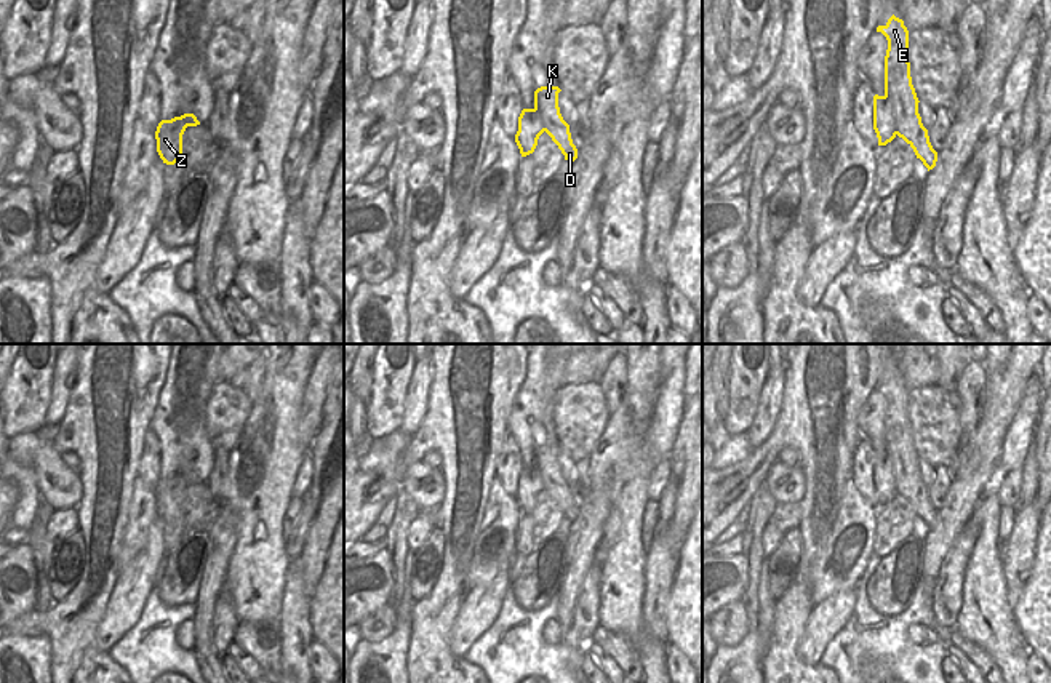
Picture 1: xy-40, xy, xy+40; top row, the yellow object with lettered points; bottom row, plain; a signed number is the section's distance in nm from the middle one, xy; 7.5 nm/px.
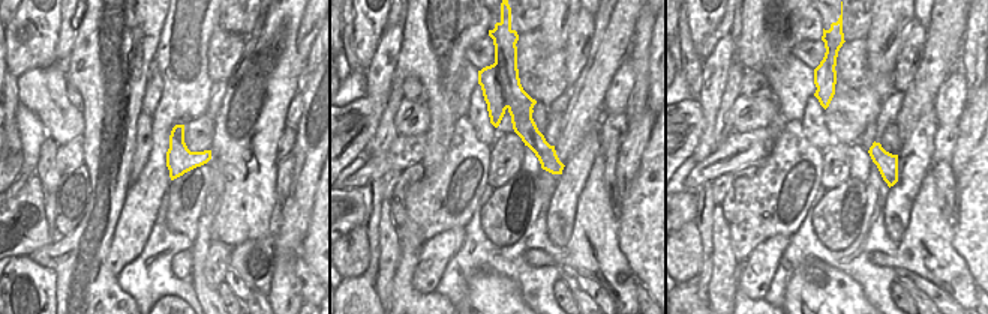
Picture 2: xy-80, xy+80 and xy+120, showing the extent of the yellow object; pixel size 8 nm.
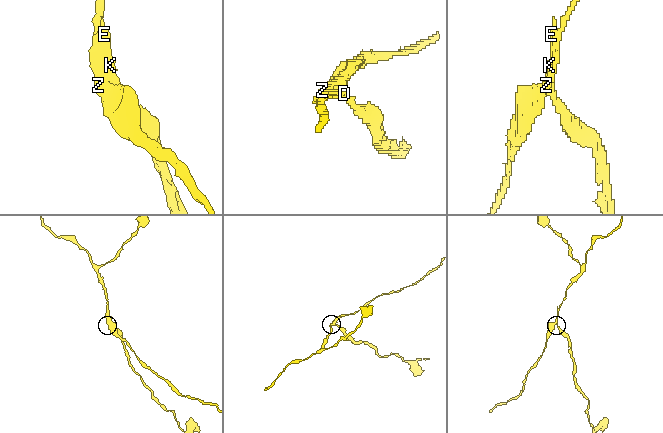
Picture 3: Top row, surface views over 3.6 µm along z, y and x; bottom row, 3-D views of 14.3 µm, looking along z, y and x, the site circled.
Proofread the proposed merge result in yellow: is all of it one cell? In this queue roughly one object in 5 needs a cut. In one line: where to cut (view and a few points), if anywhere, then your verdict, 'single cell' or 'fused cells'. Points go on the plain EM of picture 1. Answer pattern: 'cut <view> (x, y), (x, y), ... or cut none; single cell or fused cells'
cut xy+40 (885, 453), (898, 491); fused cells

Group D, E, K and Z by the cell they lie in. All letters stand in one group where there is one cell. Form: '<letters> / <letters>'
D E K / Z

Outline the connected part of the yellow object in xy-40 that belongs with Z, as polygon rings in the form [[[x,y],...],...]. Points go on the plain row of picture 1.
[[[182,475],[162,478],[155,489],[157,510],[163,521],[174,523],[182,513],[182,493],[187,481]]]

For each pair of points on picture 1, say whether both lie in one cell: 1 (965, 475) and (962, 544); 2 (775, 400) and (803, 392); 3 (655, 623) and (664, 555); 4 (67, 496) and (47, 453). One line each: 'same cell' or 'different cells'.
1: different cells
2: different cells
3: same cell
4: same cell

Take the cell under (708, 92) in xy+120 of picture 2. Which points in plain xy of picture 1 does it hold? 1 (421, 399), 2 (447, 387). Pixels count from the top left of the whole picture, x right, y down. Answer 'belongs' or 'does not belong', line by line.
1: belongs
2: does not belong

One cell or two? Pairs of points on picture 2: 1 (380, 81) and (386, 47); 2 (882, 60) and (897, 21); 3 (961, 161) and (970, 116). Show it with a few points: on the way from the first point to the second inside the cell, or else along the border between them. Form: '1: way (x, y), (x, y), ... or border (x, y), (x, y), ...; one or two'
1: way (380, 72), (384, 56); one
2: way (882, 51), (880, 47), (888, 30); one
3: way (963, 150), (970, 126); one

